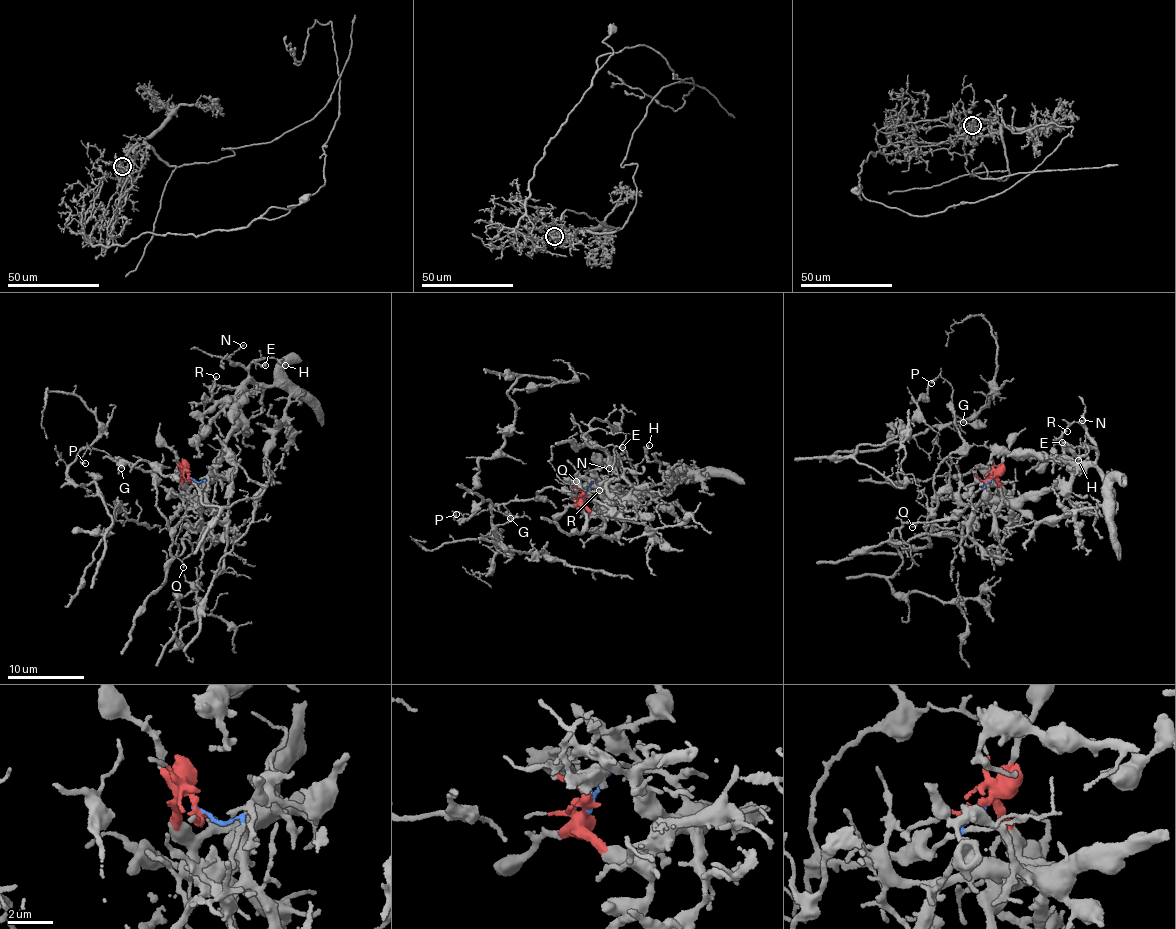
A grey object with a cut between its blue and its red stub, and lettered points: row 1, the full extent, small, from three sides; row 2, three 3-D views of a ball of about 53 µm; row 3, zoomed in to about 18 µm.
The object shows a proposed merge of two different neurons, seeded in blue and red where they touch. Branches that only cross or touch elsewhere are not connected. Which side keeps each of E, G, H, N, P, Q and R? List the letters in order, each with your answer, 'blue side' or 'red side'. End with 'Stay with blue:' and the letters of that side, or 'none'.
E: red side
G: blue side
H: red side
N: red side
P: blue side
Q: blue side
R: red side
Stay with blue: G, P, Q

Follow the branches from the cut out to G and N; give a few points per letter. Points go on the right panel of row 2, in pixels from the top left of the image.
G: (991, 478), (980, 489), (948, 498), (935, 491), (938, 464), (963, 443), (954, 425), (956, 418), (962, 422)
N: (991, 478), (996, 479), (1003, 495), (1018, 505), (1069, 480), (1080, 469), (1096, 460), (1095, 446), (1082, 420)

